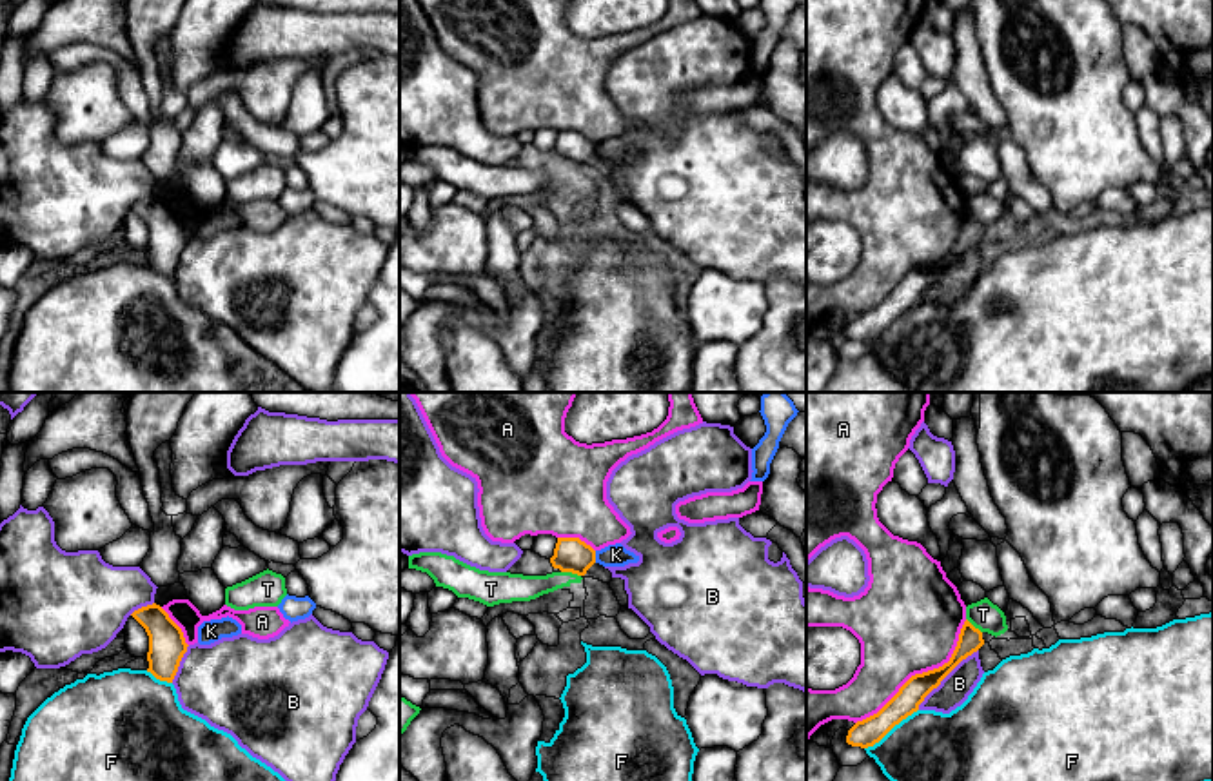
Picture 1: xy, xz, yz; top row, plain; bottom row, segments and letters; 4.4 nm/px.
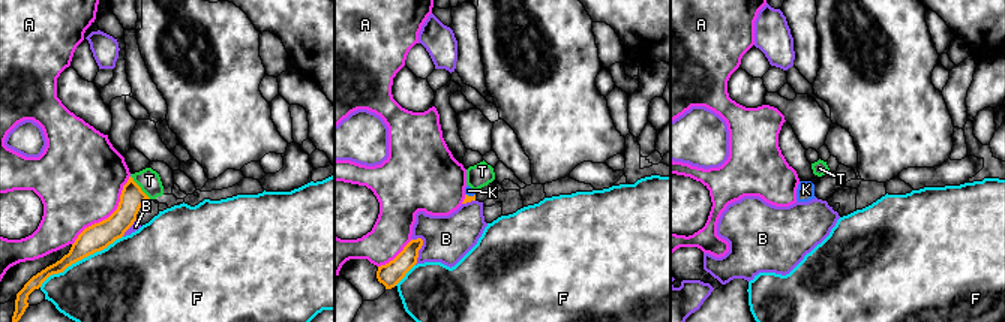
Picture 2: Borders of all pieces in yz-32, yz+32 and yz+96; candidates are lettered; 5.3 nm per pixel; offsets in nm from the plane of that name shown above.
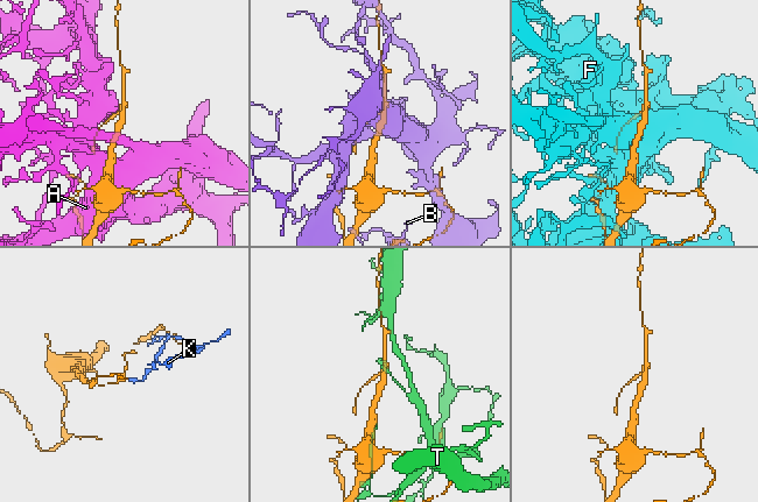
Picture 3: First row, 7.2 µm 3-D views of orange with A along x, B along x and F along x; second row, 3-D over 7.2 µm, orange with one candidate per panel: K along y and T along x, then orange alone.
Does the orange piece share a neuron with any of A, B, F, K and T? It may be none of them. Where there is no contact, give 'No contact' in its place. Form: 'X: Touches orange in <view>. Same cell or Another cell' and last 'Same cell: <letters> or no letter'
A: Touches orange in yz. Another cell
B: Touches orange in yz. Another cell
F: Touches orange in yz. Another cell
K: Touches orange in xz. Another cell
T: Touches orange in xz. Another cell
Same cell: no letter

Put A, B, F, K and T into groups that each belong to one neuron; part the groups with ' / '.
A / B / F / K / T

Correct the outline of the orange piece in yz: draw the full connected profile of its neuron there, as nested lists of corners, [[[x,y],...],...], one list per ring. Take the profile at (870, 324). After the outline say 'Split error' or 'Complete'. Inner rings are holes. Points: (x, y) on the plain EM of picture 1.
[[[966,213],[950,254],[939,262],[912,269],[877,307],[857,314],[848,323],[846,336],[861,341],[879,336],[895,318],[917,305],[924,291],[937,282],[962,252],[977,245],[982,238],[982,225]]]. Complete

